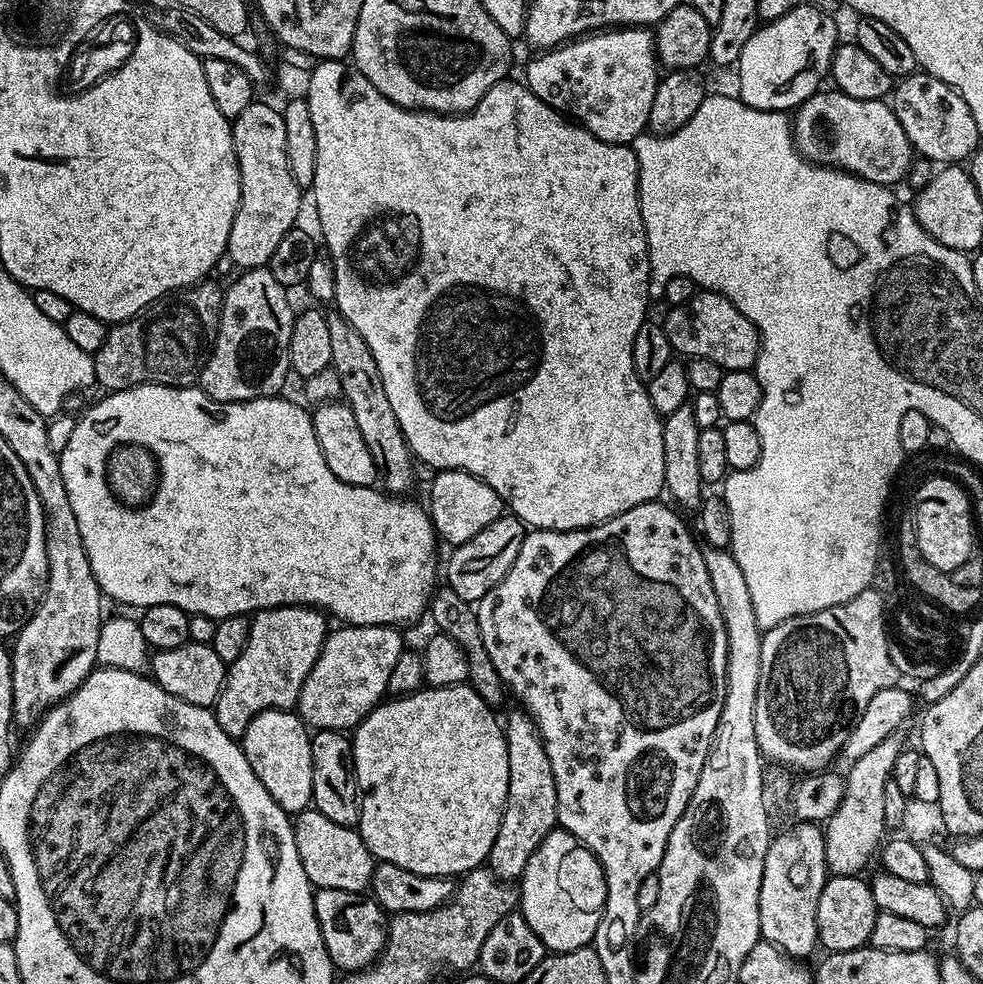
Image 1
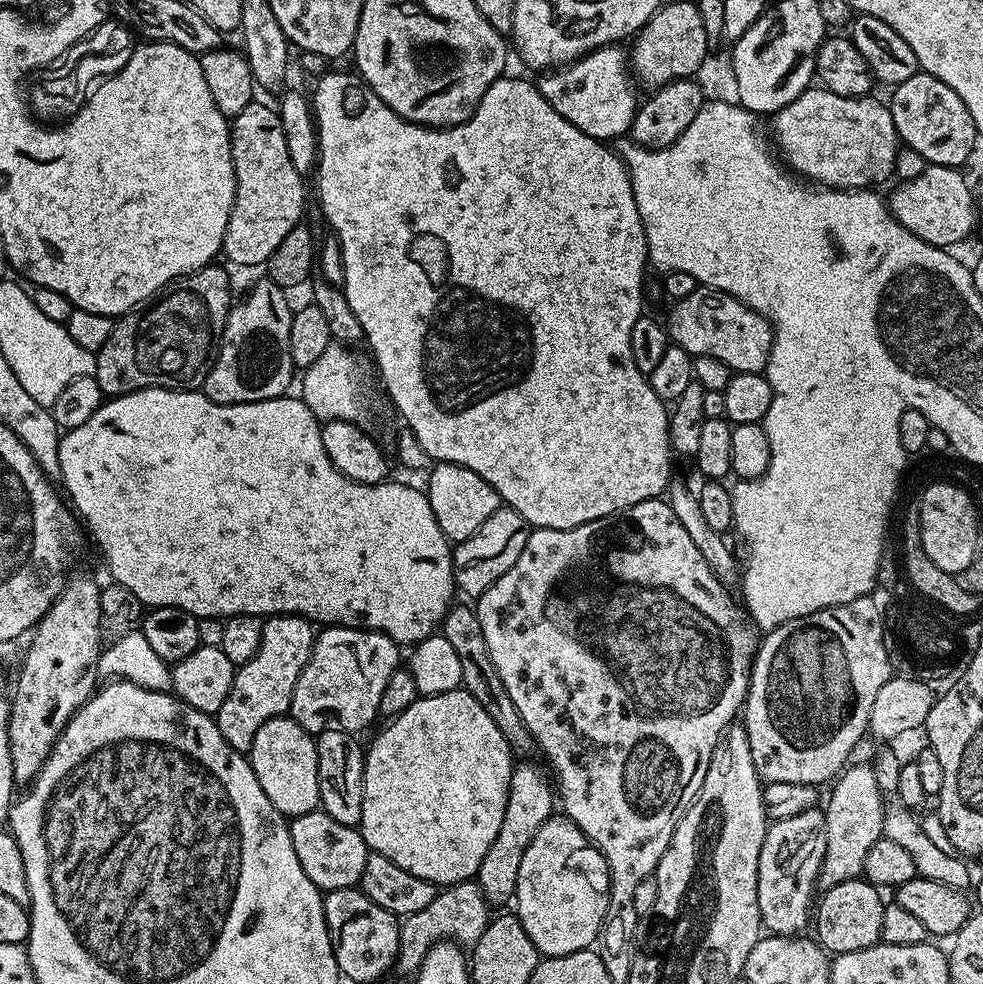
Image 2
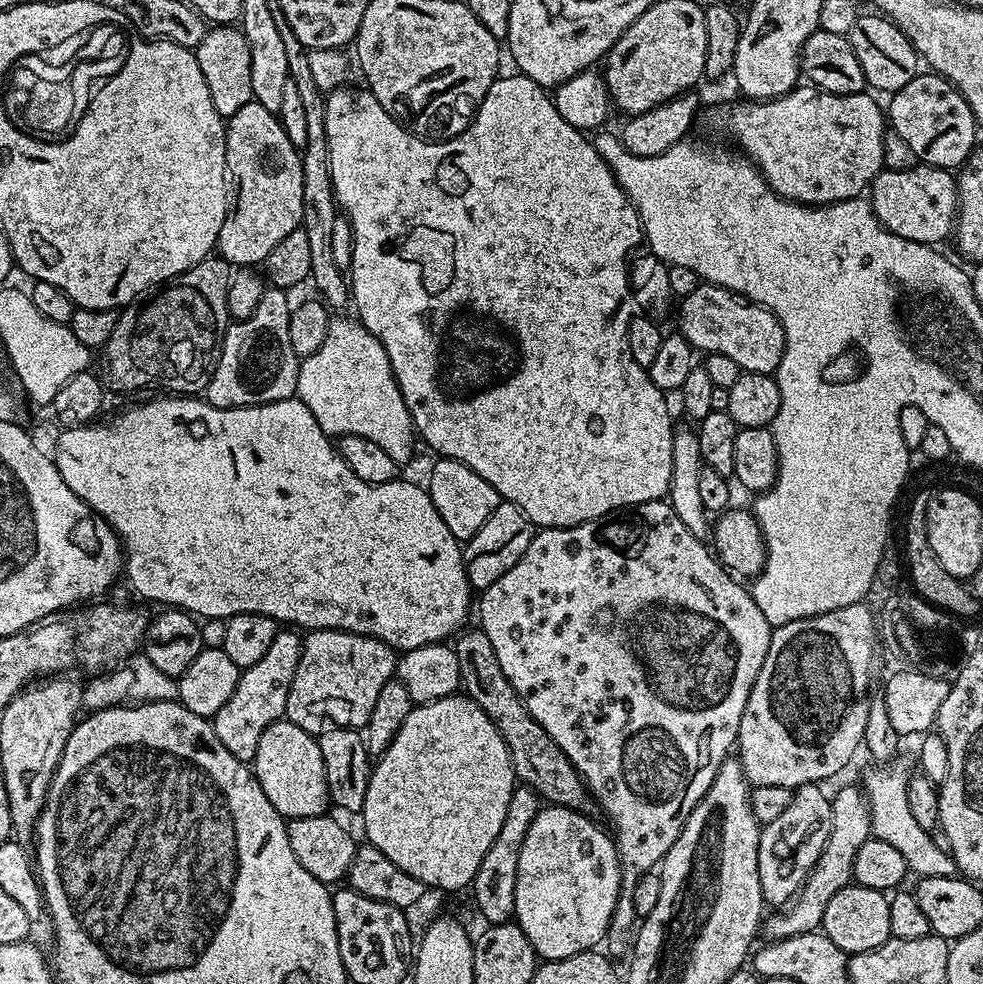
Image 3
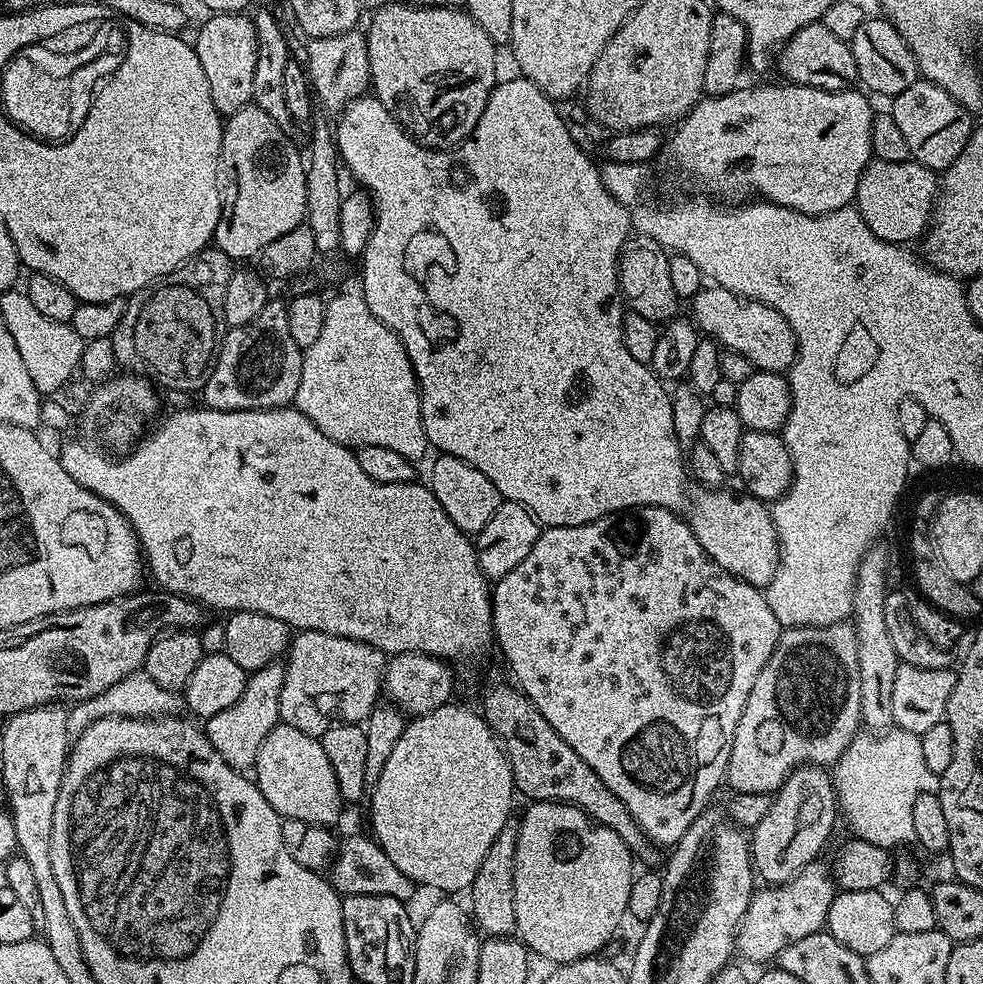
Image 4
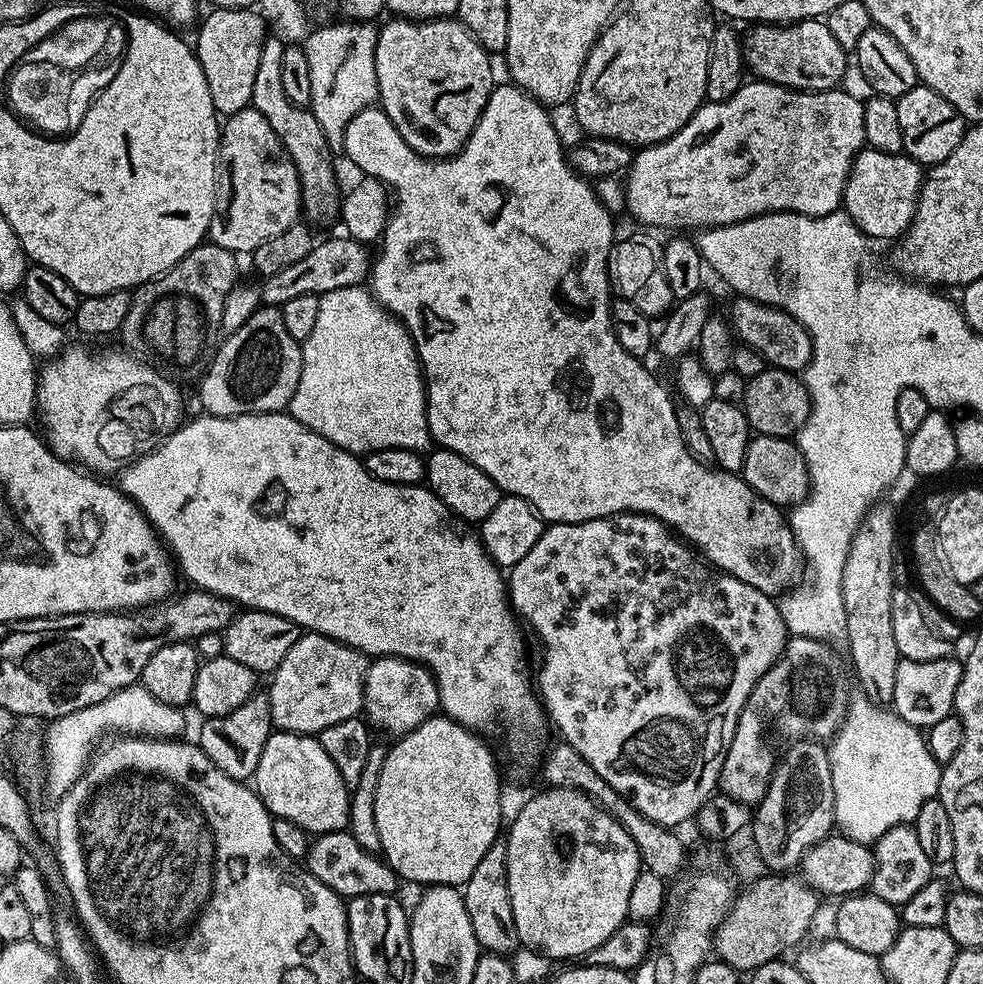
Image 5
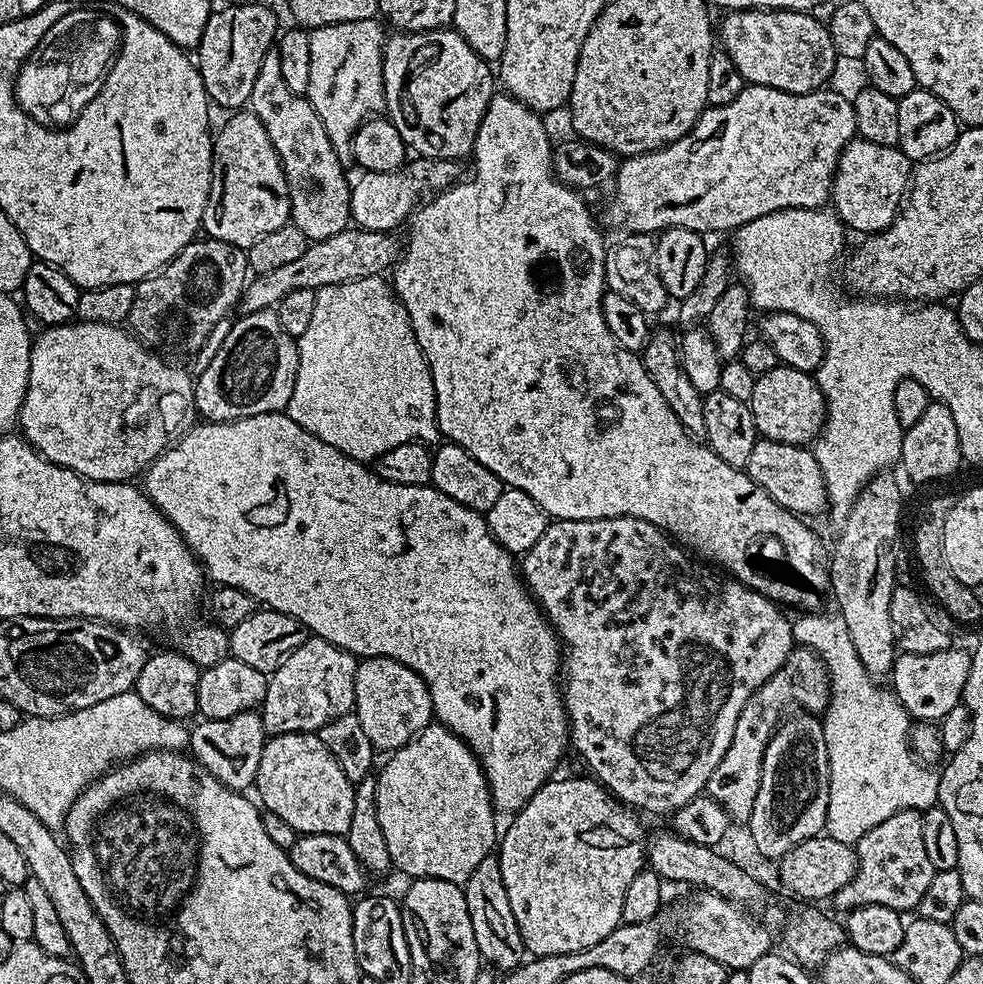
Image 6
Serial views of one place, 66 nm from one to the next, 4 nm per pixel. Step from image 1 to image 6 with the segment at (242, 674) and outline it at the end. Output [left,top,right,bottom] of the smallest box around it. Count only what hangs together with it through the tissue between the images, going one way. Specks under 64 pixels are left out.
[190,711,266,790]

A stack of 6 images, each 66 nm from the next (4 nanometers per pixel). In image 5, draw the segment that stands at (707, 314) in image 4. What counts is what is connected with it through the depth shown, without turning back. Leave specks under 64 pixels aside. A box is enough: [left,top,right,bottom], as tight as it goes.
[730,298,812,374]

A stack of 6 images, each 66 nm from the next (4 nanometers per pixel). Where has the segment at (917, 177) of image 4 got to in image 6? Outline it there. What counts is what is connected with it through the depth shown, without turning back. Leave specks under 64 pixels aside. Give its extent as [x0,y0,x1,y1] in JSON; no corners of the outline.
[830,139,913,234]

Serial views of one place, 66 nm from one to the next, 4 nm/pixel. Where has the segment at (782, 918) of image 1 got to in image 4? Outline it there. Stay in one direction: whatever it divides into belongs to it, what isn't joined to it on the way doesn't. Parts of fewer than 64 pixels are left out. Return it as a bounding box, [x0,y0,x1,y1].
[750,764,838,885]

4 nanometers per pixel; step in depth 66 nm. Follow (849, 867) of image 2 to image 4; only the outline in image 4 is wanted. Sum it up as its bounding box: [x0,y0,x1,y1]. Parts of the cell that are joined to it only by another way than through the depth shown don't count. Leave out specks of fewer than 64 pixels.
[736,859,838,964]

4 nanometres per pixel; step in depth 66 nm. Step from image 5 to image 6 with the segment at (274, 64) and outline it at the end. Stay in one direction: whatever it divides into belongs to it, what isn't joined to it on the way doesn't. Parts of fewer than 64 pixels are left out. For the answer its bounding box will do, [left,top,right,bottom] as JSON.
[250,50,352,242]

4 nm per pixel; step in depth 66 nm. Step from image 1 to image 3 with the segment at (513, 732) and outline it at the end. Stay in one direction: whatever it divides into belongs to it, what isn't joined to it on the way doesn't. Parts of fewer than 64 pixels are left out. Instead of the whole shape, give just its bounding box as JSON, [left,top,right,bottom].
[470,786,542,924]

